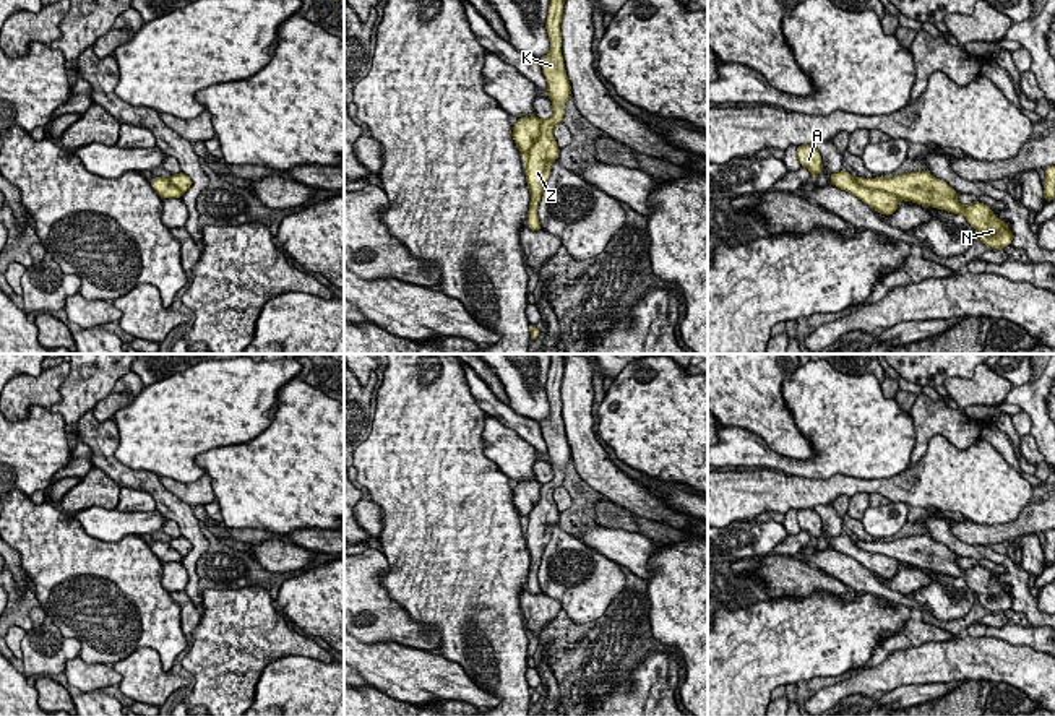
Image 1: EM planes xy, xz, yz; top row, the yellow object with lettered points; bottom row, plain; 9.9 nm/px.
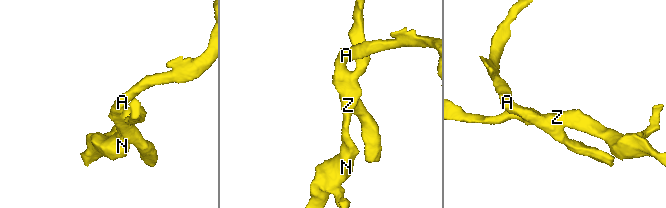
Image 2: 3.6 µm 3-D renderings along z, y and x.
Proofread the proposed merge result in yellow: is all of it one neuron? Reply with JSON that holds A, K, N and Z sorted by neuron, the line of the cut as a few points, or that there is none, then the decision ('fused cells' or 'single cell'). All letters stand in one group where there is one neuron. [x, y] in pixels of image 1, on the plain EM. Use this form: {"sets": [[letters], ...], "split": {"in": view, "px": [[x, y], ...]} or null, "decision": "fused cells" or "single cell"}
{"sets": [["A"], ["K", "N", "Z"]], "split": {"in": "yz", "px": [[852, 541], [862, 549], [891, 556], [899, 562]]}, "decision": "fused cells"}

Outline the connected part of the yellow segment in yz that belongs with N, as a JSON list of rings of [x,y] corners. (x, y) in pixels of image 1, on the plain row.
[[[907,536],[889,542],[854,542],[862,550],[893,557],[899,563],[907,563],[922,570],[932,570],[945,573],[948,576],[962,578],[967,586],[977,594],[979,602],[988,612],[1005,612],[1011,609],[1013,597],[1010,591],[992,576],[990,570],[979,565],[962,570],[958,565],[958,555],[951,552],[945,544],[935,542],[932,536]]]

